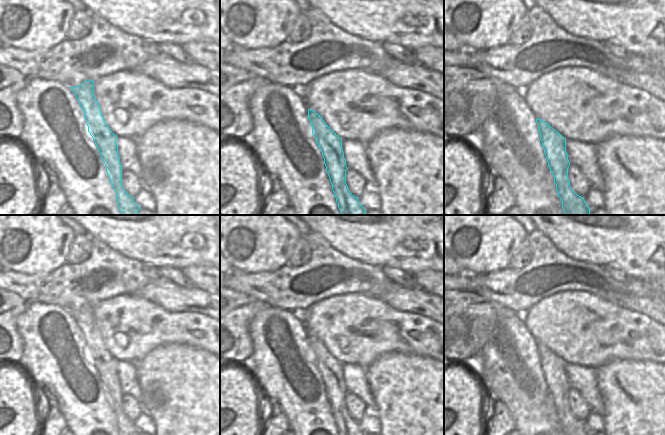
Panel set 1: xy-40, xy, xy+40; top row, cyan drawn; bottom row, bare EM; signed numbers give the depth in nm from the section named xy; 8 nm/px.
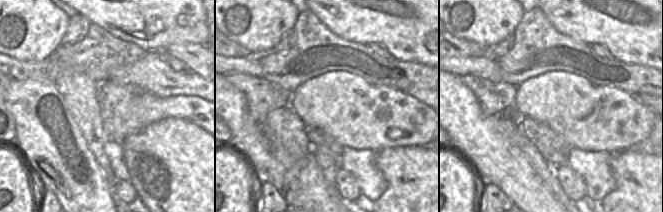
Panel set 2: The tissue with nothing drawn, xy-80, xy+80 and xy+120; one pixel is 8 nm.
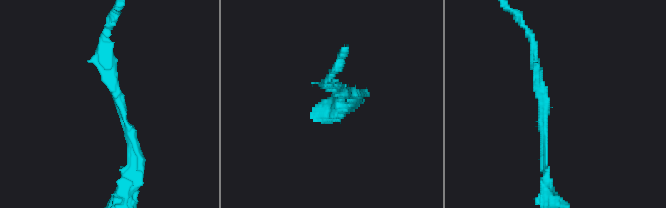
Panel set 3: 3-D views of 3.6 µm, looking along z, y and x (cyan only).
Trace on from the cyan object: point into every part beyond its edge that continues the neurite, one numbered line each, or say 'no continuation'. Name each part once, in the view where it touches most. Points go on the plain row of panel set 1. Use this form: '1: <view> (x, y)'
no continuation.

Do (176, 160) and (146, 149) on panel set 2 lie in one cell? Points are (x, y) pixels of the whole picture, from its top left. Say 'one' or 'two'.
one

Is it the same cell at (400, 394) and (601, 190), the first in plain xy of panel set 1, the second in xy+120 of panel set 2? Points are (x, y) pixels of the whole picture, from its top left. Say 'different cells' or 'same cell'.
different cells

